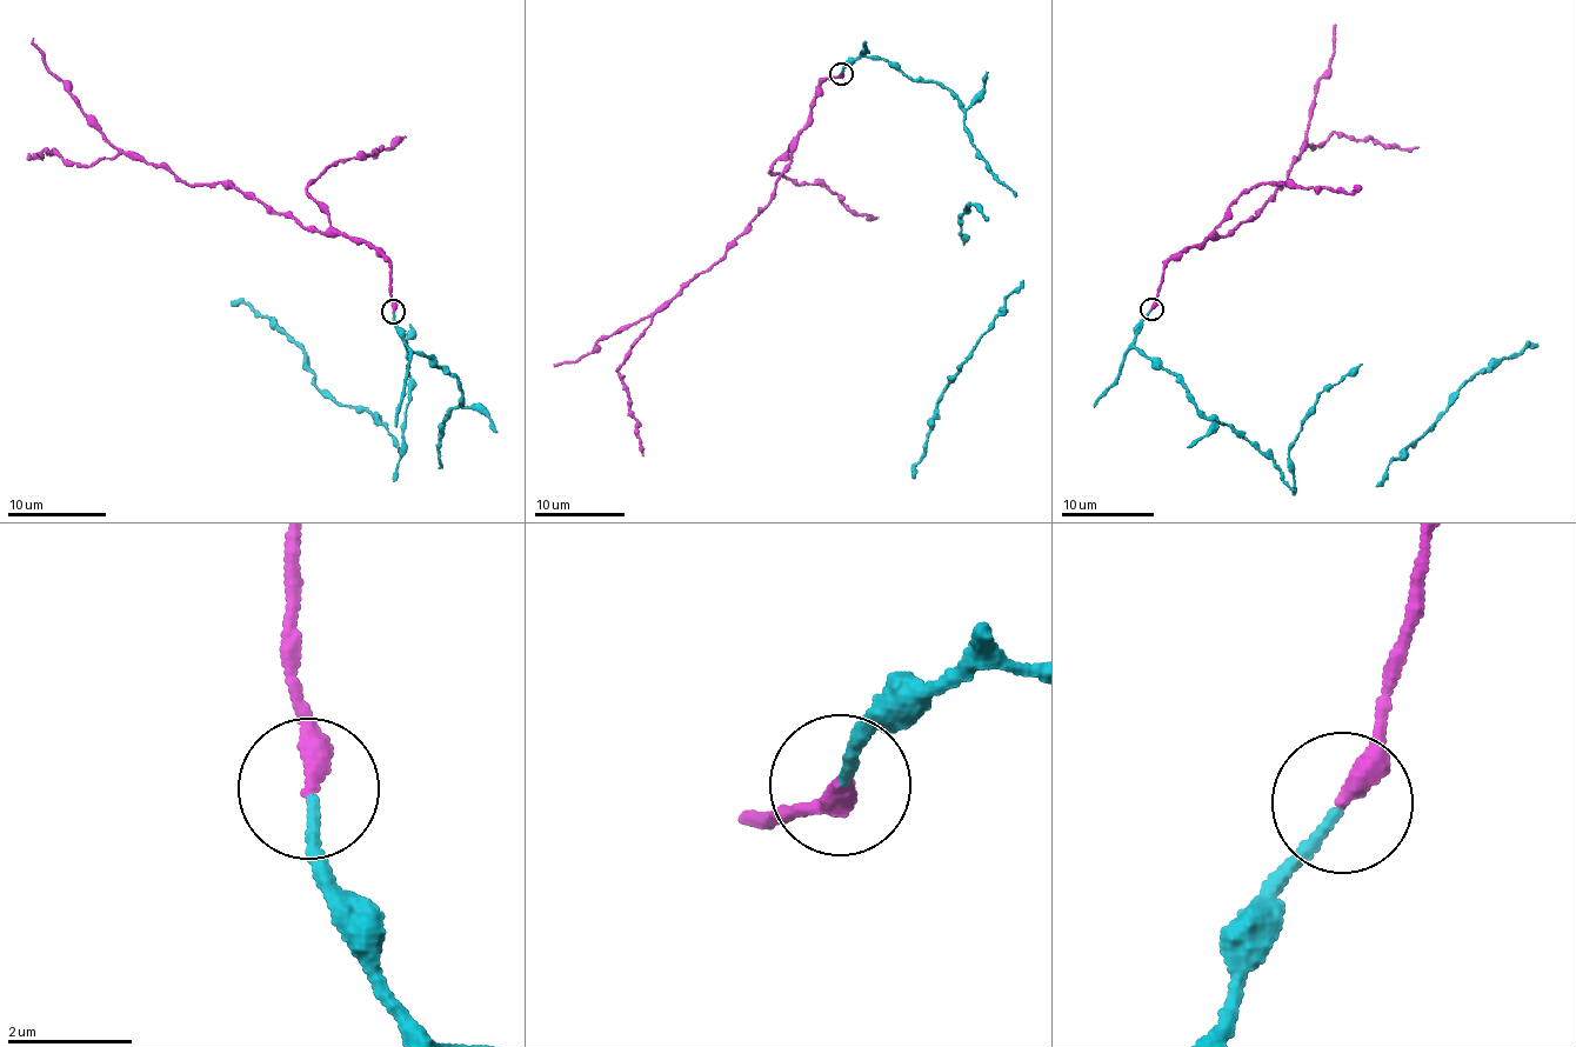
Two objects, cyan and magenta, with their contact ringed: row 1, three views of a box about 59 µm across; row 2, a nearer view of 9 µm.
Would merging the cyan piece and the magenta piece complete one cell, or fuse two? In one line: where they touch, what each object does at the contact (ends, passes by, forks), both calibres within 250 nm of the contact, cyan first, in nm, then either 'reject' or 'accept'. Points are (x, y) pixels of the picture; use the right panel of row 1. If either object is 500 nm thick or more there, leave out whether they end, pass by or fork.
place (1152, 308); cyan ends; magenta ends; calibres 160 and 360 nm; accept

